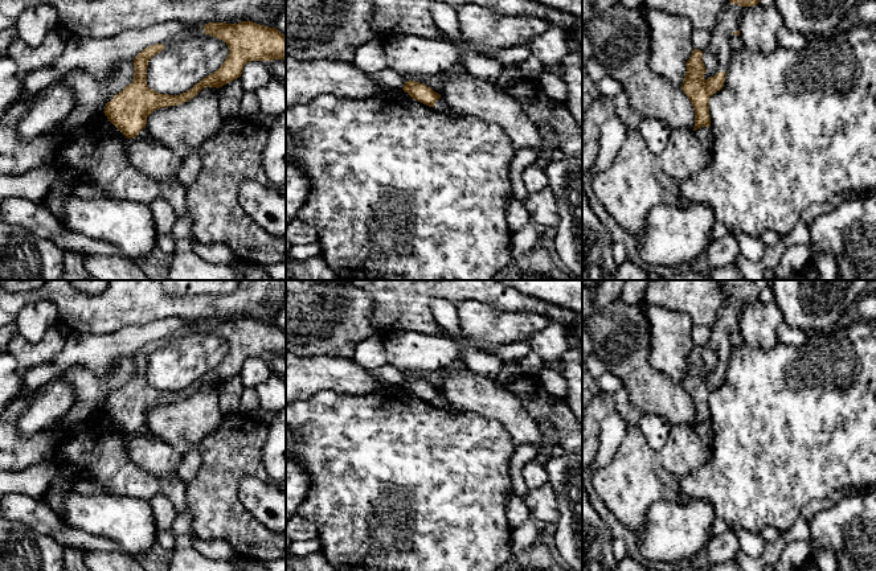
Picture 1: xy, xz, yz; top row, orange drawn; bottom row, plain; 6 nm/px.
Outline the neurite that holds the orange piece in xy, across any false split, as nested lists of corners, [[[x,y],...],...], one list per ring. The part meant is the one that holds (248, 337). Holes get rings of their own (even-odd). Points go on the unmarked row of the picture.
[[[242,317],[238,320],[208,319],[204,326],[205,330],[222,336],[229,342],[229,350],[218,366],[180,391],[160,390],[147,381],[148,358],[164,345],[164,341],[151,341],[134,354],[134,377],[114,391],[103,407],[127,435],[136,434],[146,424],[147,414],[153,407],[188,398],[204,383],[222,383],[240,374],[246,360],[286,356],[286,332],[277,324]]]

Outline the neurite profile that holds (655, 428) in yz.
[[[642,414],[638,427],[646,436],[648,444],[655,451],[660,451],[667,441],[672,426],[659,415]]]

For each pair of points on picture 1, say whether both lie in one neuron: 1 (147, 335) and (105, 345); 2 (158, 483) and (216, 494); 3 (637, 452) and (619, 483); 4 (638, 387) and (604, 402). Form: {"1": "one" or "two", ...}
{"1": "one", "2": "two", "3": "one", "4": "two"}

